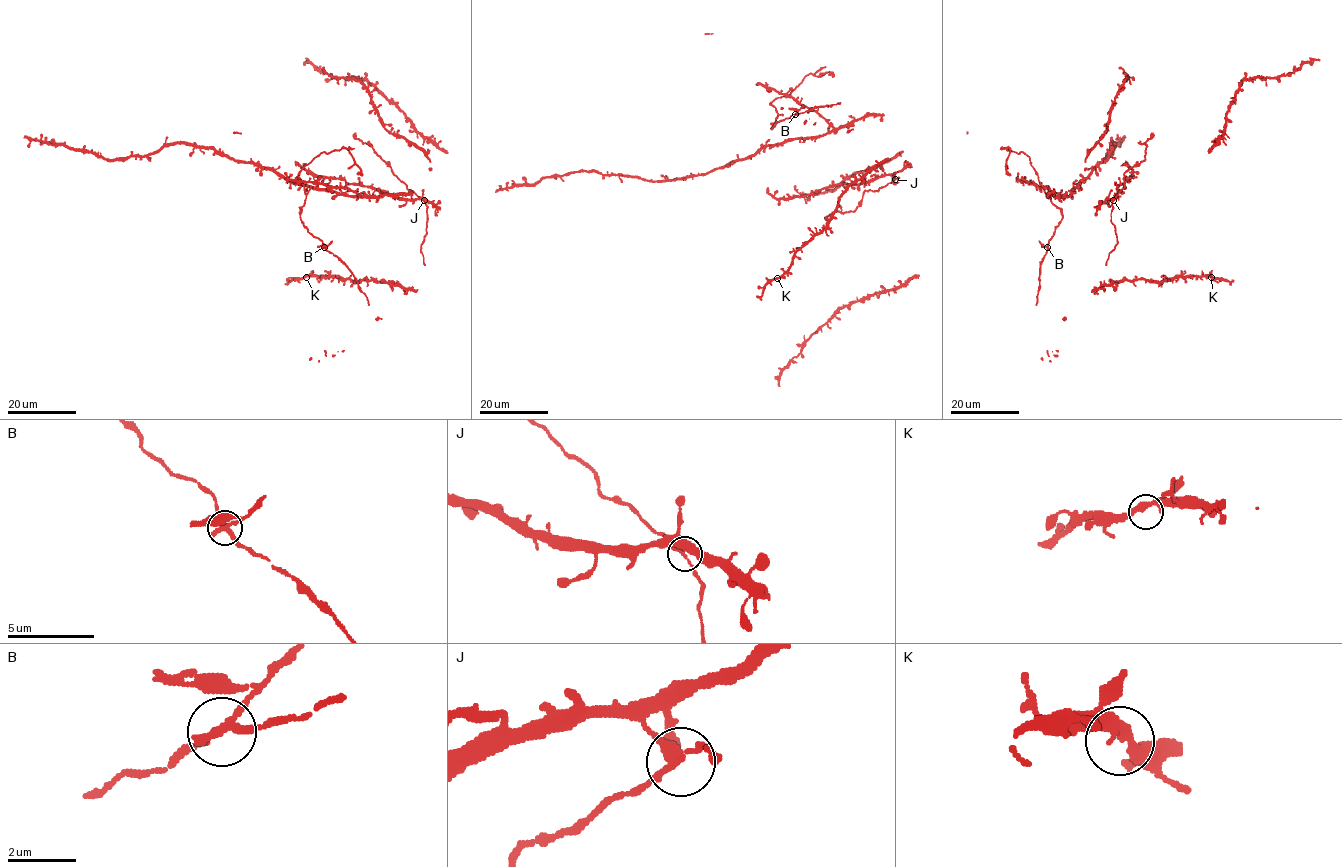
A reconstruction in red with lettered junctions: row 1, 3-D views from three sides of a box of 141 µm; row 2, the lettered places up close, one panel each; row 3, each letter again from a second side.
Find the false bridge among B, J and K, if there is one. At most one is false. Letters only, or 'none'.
B

